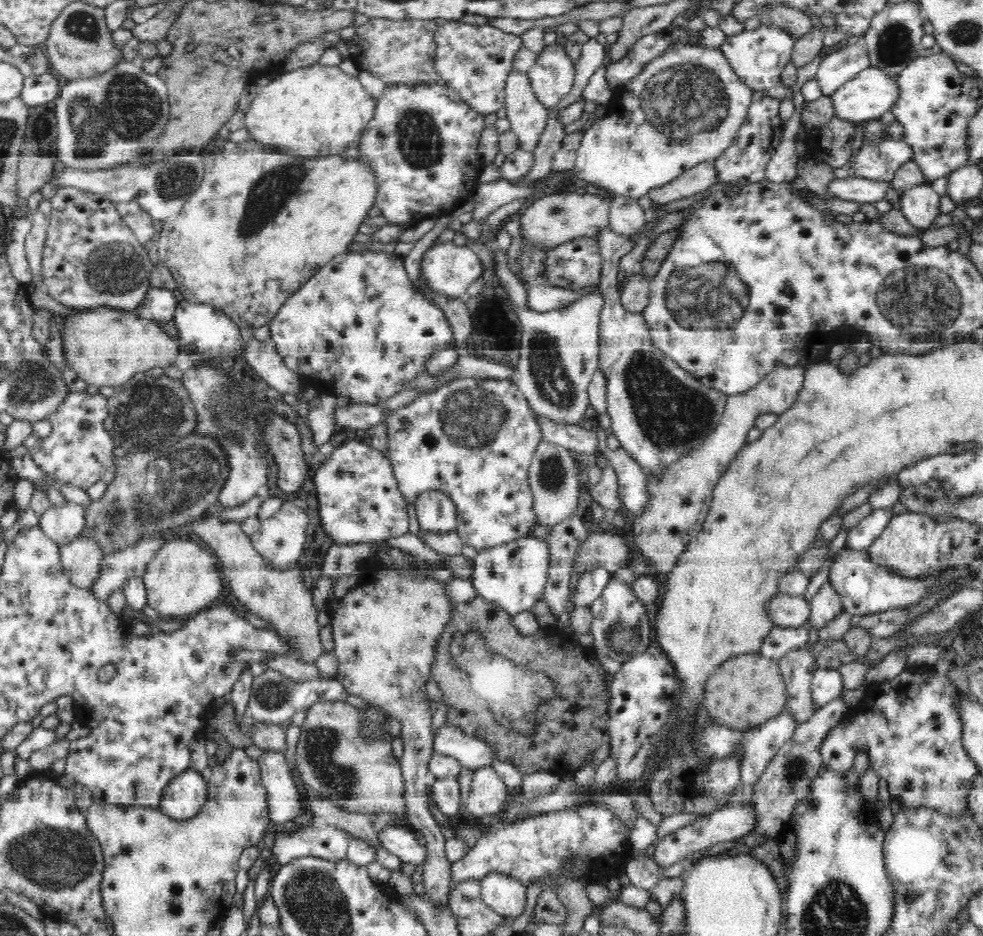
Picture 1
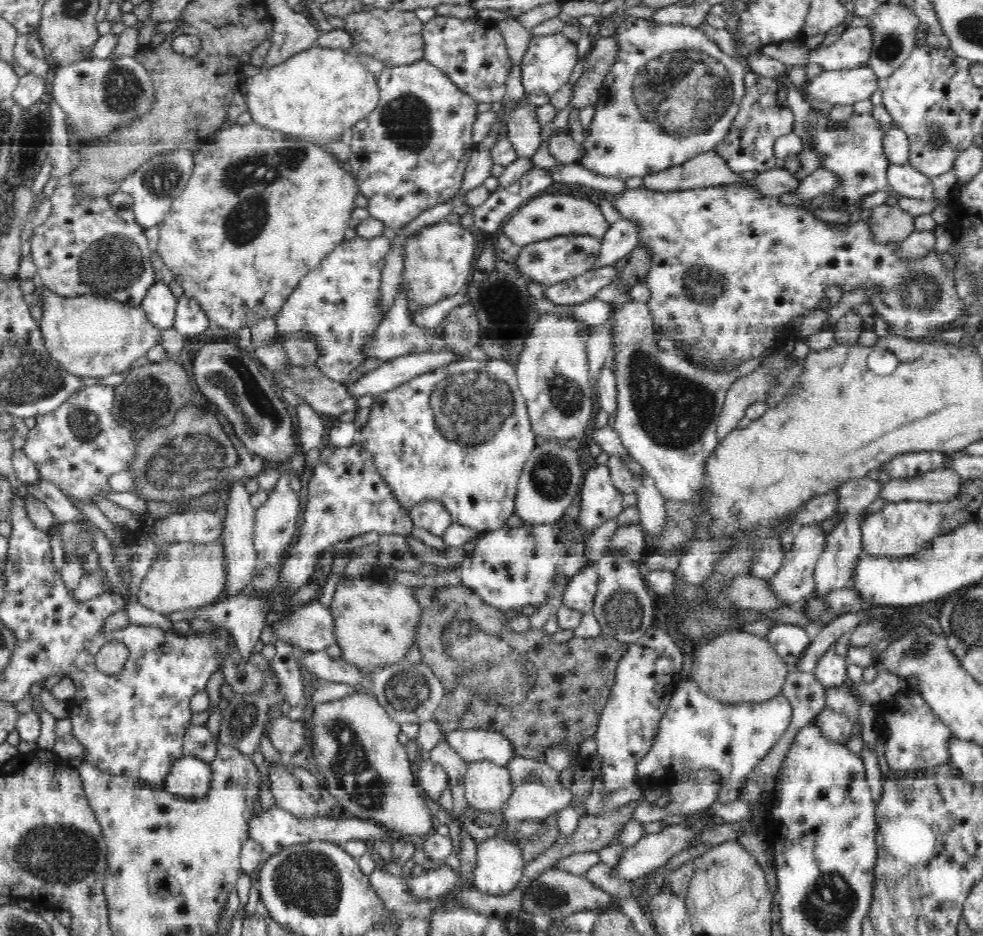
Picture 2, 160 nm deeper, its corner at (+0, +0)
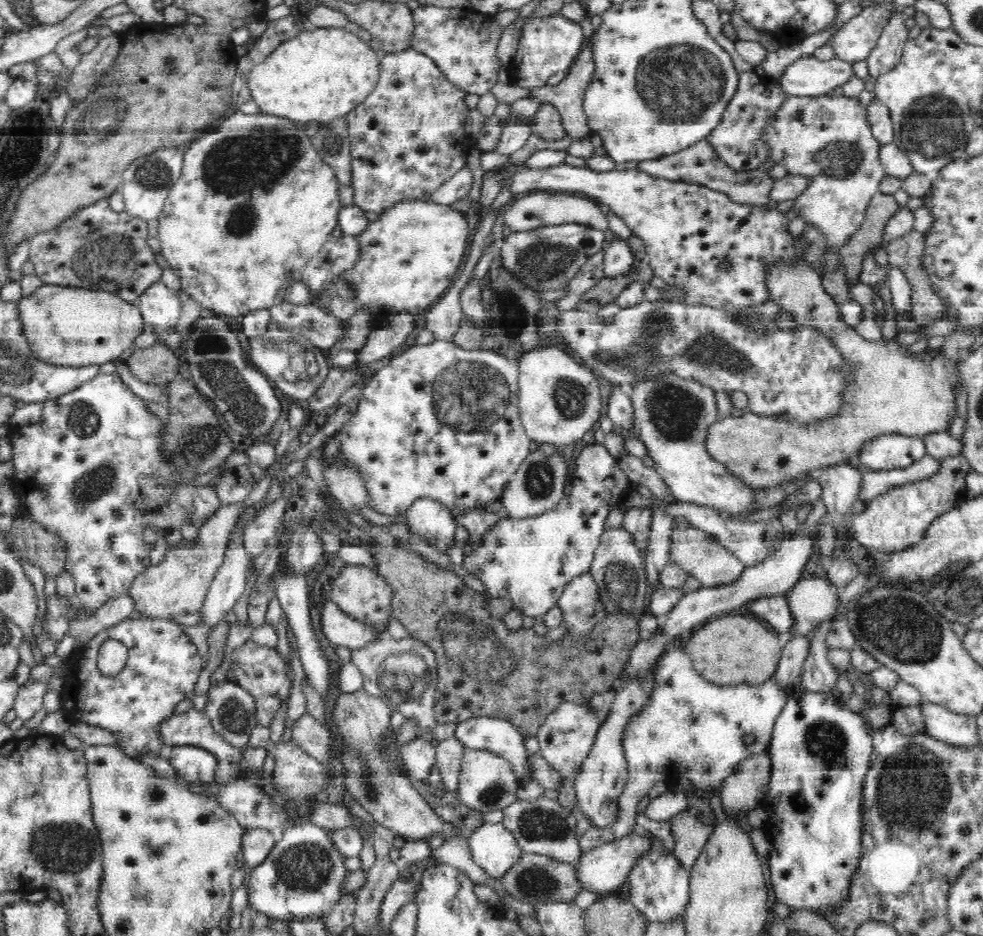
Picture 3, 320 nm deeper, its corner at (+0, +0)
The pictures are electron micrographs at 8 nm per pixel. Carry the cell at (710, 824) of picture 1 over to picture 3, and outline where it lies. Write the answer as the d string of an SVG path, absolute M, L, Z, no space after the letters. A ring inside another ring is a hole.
M634 826L632 832L625 837L592 847L587 850L588 852L582 852L580 860L574 864L579 885L584 891L597 893L623 891L634 864L650 852L651 836L652 833L644 828Z

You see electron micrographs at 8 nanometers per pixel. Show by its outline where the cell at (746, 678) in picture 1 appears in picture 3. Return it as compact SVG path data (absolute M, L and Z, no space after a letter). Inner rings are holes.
M742 611L739 614L726 613L714 616L694 629L685 646L692 666L703 679L720 687L750 683L761 686L776 674L778 661L789 641L789 636L778 636L772 628L764 627L754 615Z

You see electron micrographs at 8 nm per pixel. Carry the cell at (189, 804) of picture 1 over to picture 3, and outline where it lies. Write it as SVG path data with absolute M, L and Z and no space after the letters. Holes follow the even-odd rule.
M198 746L165 747L162 755L169 760L180 779L187 783L208 784L217 779L218 760Z

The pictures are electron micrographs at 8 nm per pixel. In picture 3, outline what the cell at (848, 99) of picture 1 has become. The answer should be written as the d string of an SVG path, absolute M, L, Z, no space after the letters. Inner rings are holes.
M804 55L785 67L777 83L790 96L813 98L826 95L826 92L834 90L836 86L846 84L846 80L852 76L850 63L840 57L822 61Z

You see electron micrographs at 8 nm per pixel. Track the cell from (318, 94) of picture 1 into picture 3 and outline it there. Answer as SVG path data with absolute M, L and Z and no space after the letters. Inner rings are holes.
M318 27L314 30L304 29L293 37L292 40L282 42L280 48L276 48L249 74L251 95L263 114L290 119L300 126L307 122L327 123L333 118L350 114L377 87L381 59L356 31L344 27Z

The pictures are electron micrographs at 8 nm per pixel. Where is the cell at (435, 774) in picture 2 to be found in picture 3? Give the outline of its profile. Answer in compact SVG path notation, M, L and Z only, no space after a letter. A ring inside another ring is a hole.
M418 734L414 740L402 746L400 758L404 763L409 781L416 785L424 784L436 763L435 742L429 737Z

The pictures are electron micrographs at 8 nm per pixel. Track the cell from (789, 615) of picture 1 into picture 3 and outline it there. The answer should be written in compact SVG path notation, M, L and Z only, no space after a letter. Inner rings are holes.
M691 525L688 528L674 526L670 537L669 555L670 563L679 564L682 570L694 574L694 583L702 587L717 587L733 583L745 569L745 564L732 552L726 550L710 533Z

